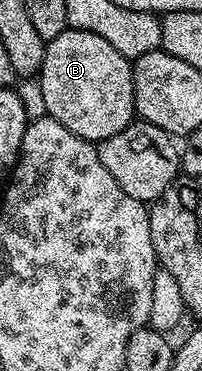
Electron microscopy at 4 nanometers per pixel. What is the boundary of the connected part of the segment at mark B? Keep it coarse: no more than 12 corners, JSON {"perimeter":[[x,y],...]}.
{"perimeter":[[71,28],[44,47],[47,117],[98,144],[137,117],[132,62]]}

